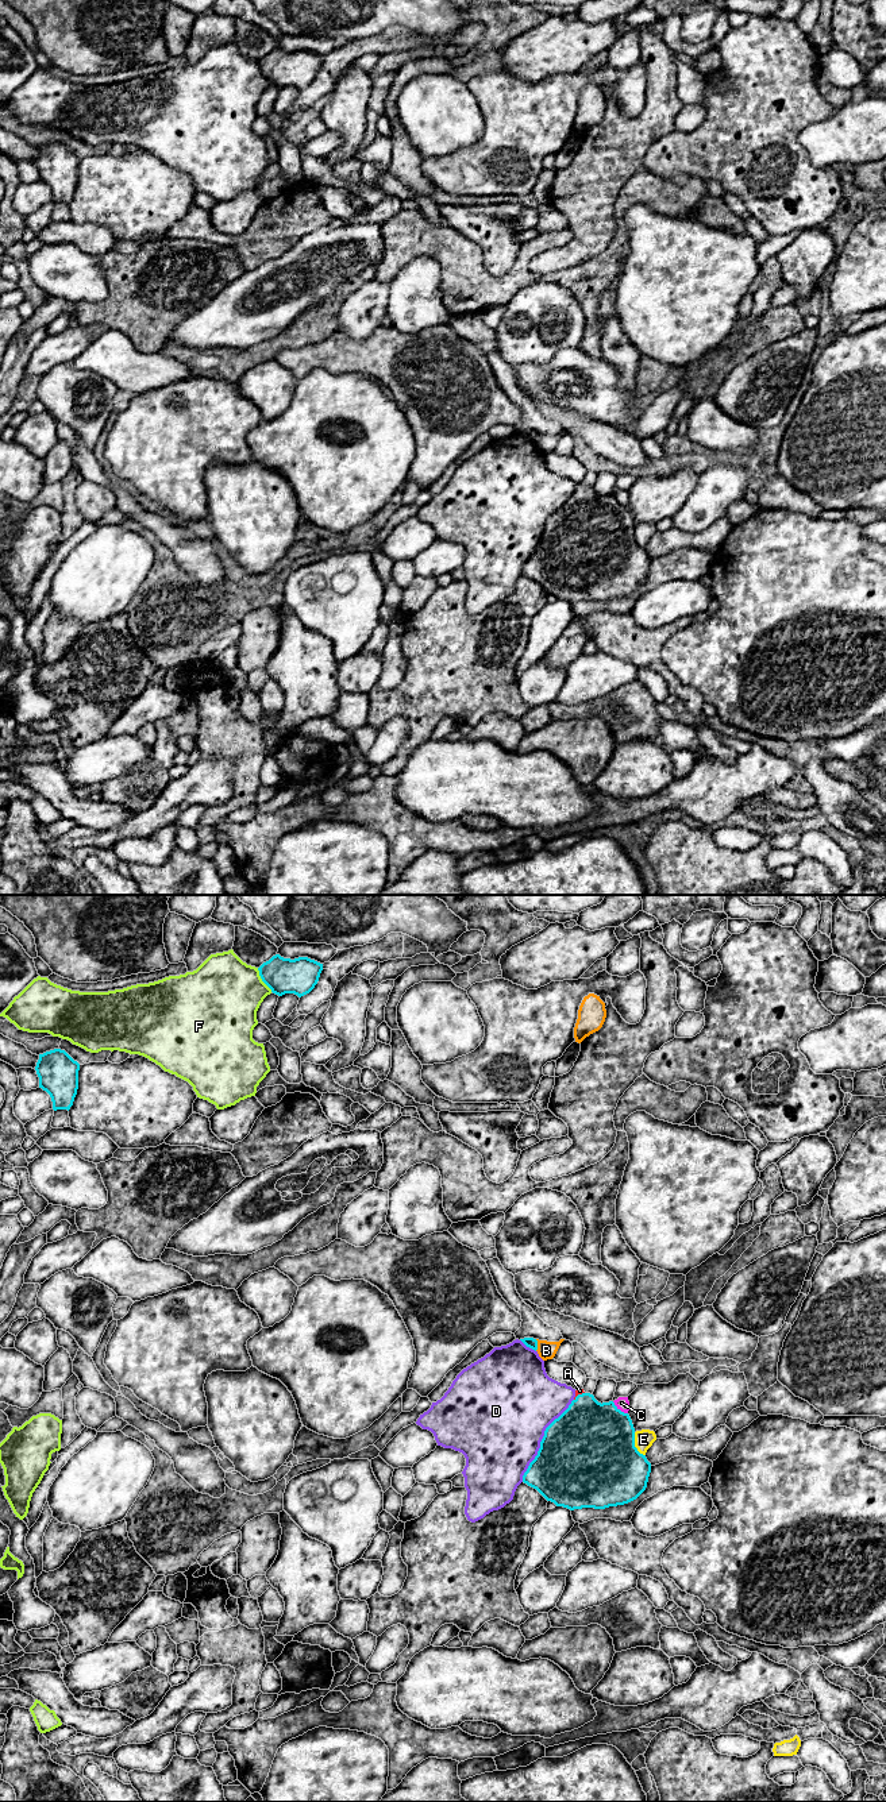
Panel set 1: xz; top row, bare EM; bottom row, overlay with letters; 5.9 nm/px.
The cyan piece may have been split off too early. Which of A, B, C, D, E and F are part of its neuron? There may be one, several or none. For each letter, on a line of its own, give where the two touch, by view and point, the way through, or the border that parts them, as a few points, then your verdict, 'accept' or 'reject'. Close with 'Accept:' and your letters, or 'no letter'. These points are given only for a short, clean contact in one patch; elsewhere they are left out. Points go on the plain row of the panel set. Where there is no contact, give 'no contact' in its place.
A: contact xz (578, 487); accept
B: contact xz (536, 438); border xz (535, 432), (536, 443); reject
C: contact xz (619, 502); reject
D: contact xz (542, 533); reject
E: contact xz (634, 537); reject
F: contact xz (262, 73); reject
Accept: A

